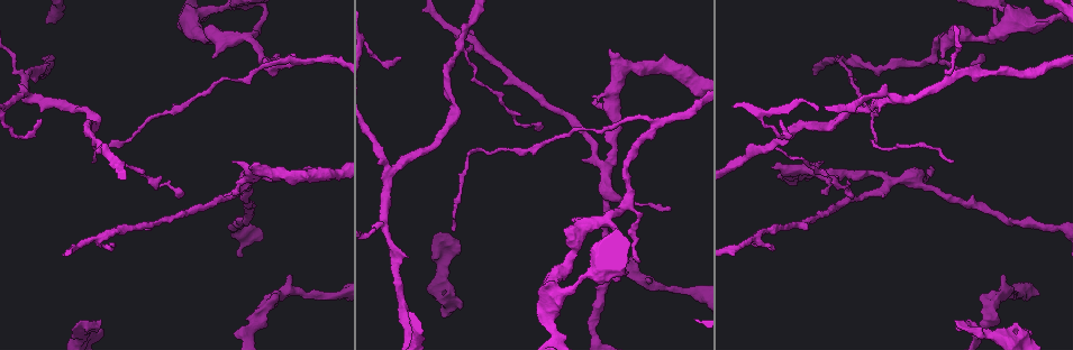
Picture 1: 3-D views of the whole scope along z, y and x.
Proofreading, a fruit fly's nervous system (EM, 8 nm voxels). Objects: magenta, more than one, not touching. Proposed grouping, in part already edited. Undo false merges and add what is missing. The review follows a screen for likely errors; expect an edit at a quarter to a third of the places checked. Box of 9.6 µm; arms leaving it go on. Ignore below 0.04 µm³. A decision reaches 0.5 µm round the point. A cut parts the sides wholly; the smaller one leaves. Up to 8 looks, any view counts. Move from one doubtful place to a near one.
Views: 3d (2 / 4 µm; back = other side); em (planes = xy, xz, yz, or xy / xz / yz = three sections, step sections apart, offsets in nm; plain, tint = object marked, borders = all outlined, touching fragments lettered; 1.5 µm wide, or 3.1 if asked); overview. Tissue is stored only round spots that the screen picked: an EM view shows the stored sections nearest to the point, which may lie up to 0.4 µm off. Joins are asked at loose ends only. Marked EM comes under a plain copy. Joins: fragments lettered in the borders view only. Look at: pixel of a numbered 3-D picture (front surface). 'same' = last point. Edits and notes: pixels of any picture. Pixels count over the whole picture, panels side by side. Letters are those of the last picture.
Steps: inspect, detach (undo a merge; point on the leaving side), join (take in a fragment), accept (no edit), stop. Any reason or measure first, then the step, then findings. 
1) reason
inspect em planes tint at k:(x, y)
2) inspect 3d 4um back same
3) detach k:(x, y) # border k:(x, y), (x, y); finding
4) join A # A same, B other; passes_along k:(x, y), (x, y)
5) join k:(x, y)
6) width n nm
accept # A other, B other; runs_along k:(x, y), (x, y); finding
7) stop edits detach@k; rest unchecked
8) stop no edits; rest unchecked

free end
inspect em xz step 8 borders at 1:(1016, 325)

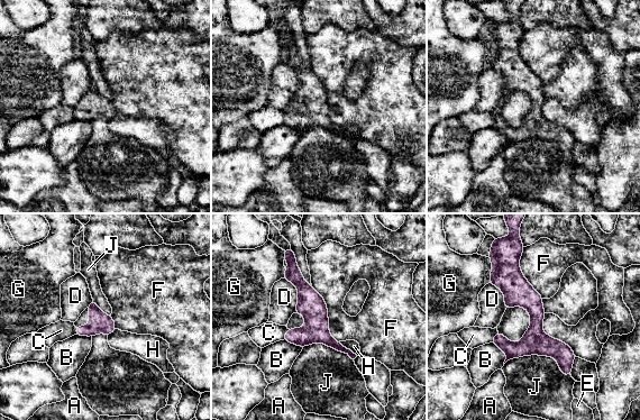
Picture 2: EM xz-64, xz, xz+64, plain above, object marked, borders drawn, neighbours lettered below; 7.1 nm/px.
inspect em planes borders same

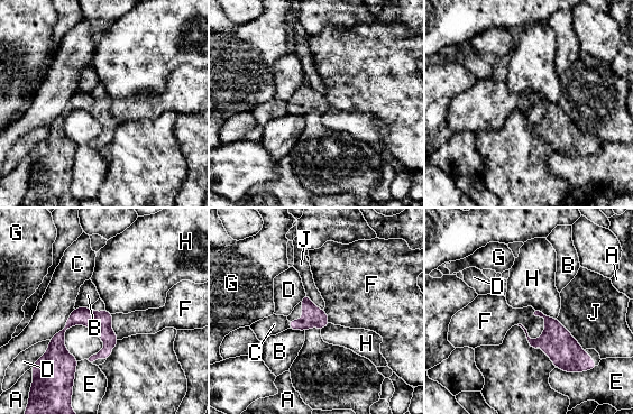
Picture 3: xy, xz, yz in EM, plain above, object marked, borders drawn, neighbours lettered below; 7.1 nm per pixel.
accept # A other, B other, C other, D other, E other, F other, G other, H other, J other; border 3:(556, 319), (584, 350); none of them fits

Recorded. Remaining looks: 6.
a fork
inspect 3d 4um at 1:(386, 226)

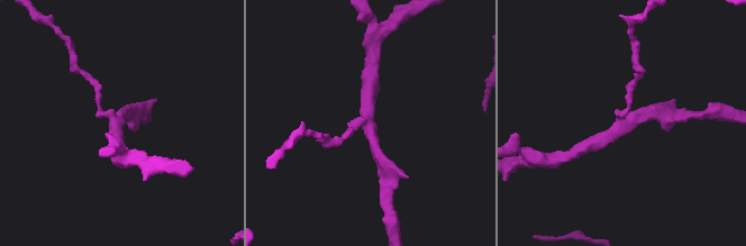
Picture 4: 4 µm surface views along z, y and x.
arms 3; now the EM
inspect em planes borders at 4:(367, 123)

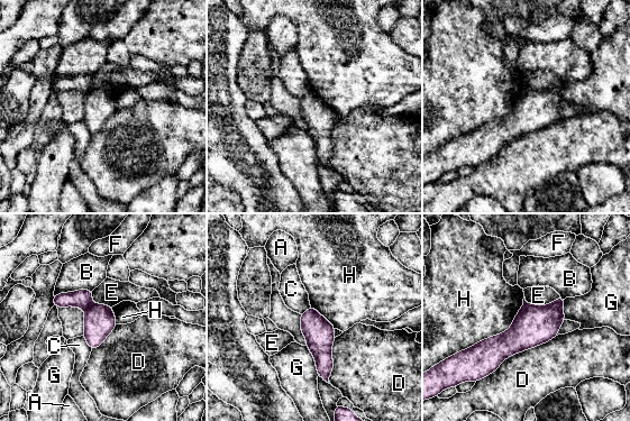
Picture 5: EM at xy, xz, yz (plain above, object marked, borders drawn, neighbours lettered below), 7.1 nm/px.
detach 5:(82, 299) # A other, B other, C other, D other, E other, F other, G other, H other; border 5:(89, 305), (85, 309); a second neuron is stuck on

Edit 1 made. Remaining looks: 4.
redraw
inspect overview

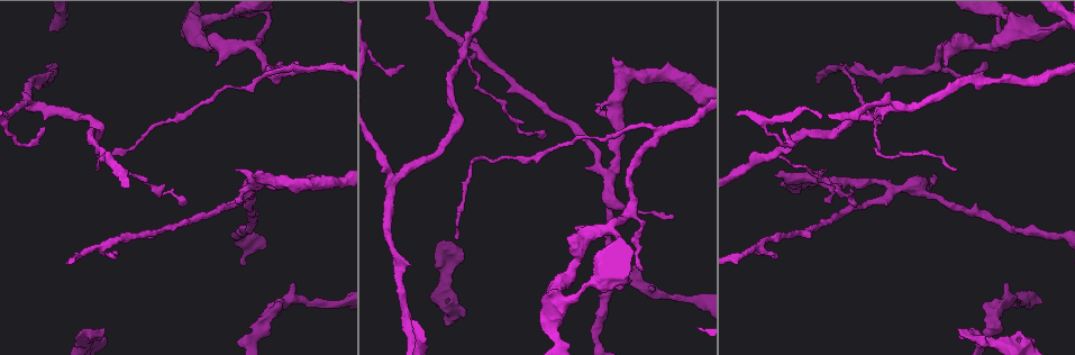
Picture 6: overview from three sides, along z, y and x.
calibre changes
inspect em planes borders at 6:(250, 45)

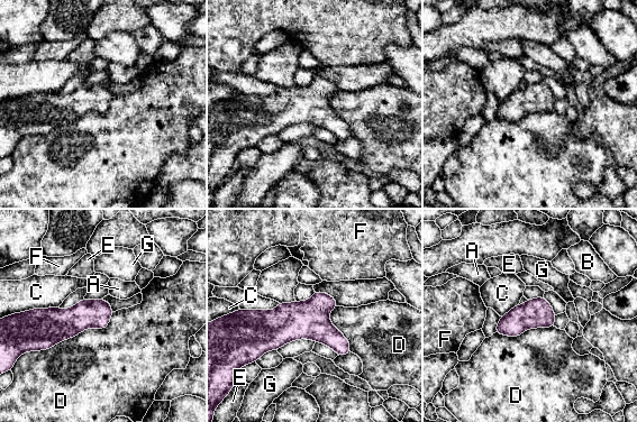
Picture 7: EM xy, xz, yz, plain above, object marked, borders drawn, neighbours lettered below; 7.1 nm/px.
width 190 nm
accept # A other, B other, C other, D other, E other, F other, G other; runs_along 7:(247, 322), (314, 323), (347, 349); one neuron here

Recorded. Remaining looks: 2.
stop edits detach@5; rest unchecked

